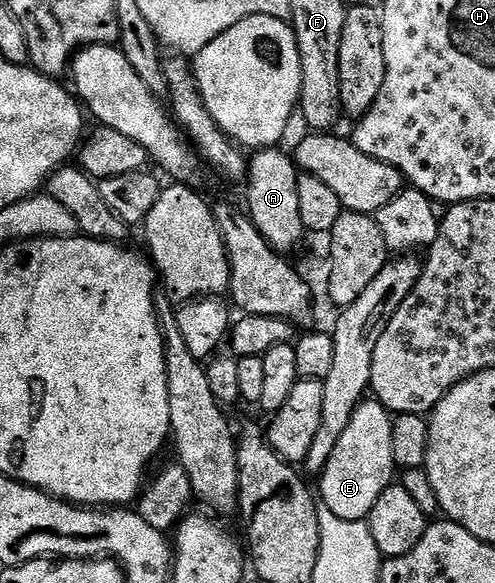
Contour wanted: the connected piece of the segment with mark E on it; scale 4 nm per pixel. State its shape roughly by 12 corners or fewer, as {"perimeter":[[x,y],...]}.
{"perimeter":[[363,401],[319,476],[324,510],[368,520],[394,482],[394,416]]}

